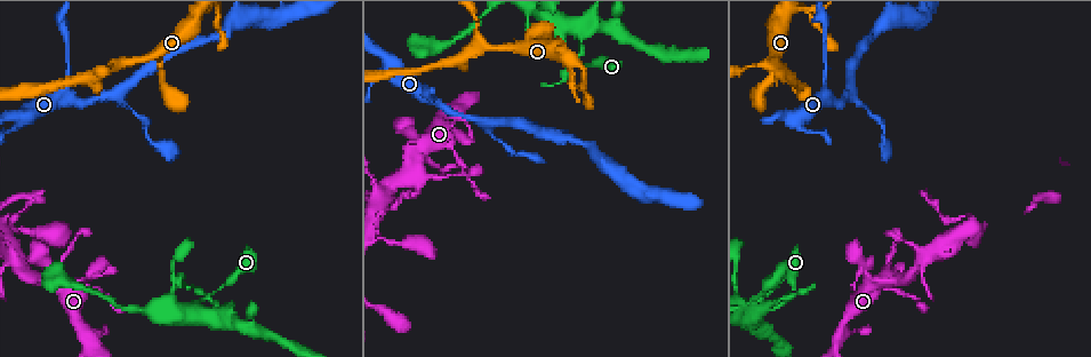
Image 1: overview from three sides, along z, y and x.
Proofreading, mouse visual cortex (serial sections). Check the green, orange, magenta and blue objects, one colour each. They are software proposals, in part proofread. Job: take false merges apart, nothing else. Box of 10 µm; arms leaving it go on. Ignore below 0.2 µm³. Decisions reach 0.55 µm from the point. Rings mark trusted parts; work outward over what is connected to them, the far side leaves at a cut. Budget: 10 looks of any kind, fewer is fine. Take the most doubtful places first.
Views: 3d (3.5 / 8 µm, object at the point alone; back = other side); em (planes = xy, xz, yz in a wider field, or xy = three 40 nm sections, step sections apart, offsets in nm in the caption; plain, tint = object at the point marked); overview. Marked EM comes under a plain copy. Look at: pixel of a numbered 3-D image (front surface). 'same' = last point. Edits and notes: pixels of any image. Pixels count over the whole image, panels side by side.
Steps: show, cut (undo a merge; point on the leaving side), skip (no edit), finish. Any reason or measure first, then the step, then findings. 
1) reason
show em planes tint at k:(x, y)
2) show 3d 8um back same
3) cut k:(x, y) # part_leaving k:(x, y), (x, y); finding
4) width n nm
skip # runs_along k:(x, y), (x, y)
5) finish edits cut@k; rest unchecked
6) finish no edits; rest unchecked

show 3d 3.5um at 1:(485, 48)

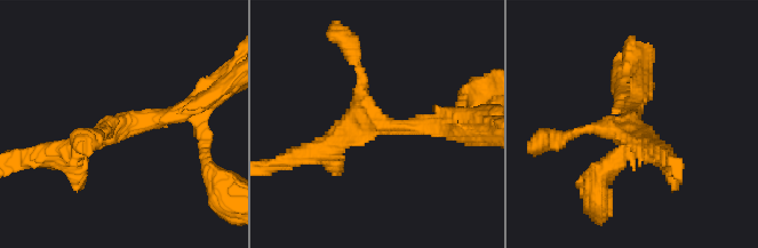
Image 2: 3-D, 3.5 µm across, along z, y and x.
arms 3; arm_widths 150, 250, 300 nm; shape alone is not enough
show em planes tint at 2:(116, 127)

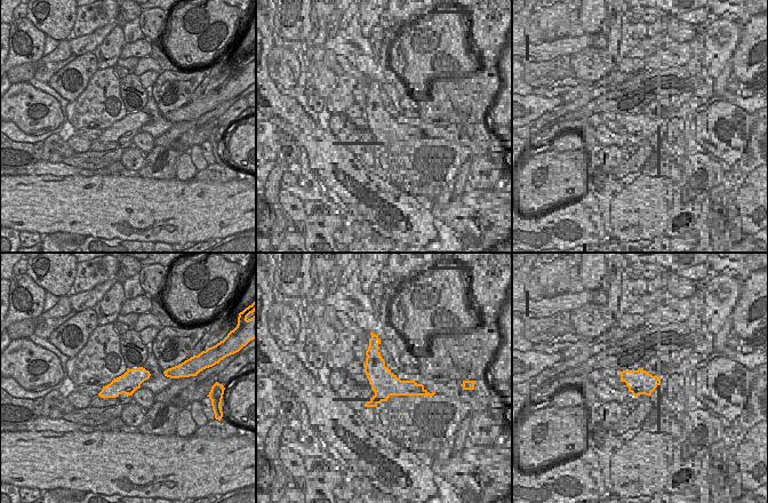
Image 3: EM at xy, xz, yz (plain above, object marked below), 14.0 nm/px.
skip # runs_along 2:(188, 108), (55, 153); one cell here

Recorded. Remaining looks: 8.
show 3d 3.5um at 1:(790, 294)

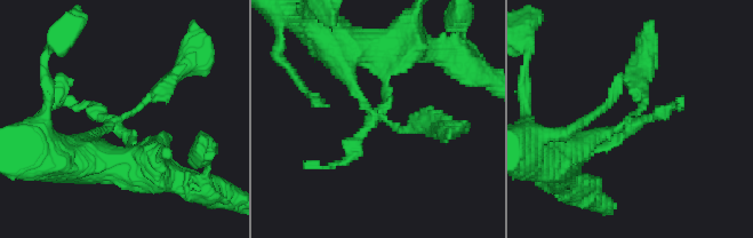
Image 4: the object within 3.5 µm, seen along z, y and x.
need the tissue
show em xy step 2 tint at 4:(125, 112)

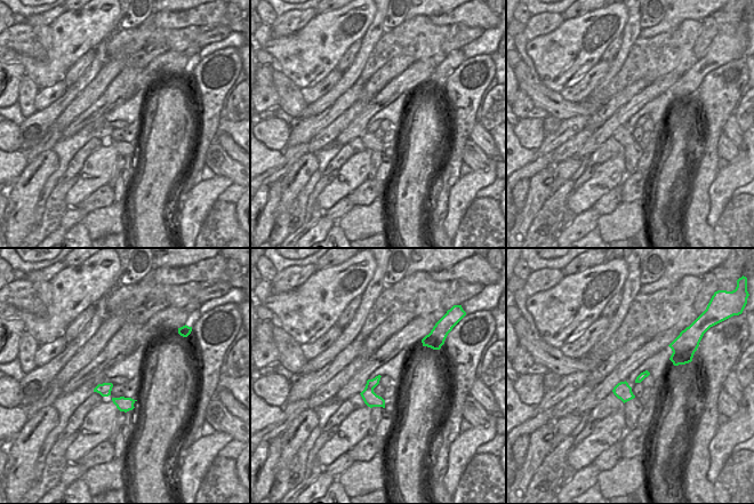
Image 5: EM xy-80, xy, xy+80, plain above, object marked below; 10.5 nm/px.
show em xy step 3 tint same

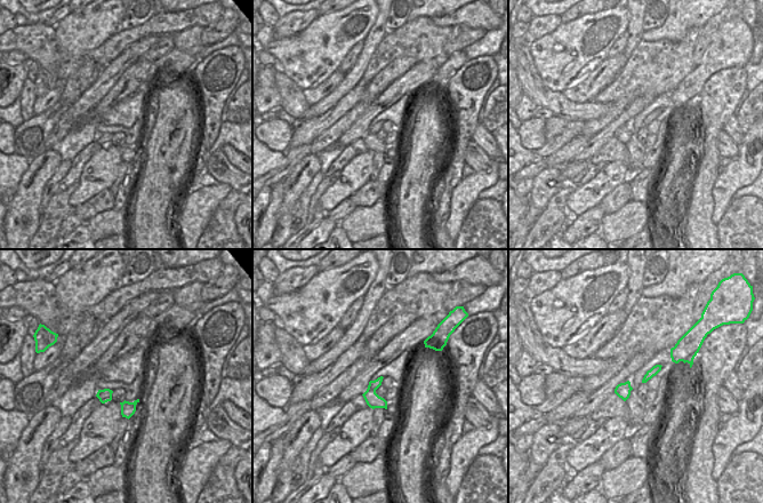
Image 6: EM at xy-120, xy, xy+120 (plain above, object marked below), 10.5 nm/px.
skip # runs_along 4:(184, 65), (86, 147); one cell here

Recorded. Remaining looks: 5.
narrows sharply
show 3d 8um at 1:(22, 268)

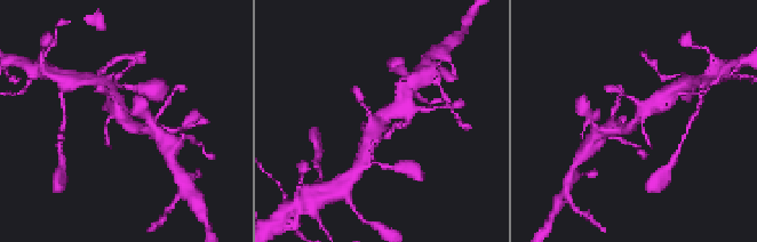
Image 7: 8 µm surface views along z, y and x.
show 3d 3.5um same

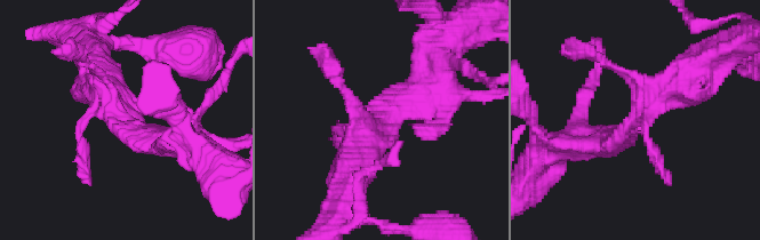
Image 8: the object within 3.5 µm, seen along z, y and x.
arms 4; arm_widths 100, 150, 400, 450 nm; shape alone is not enough
show em planes tint at 8:(381, 118)

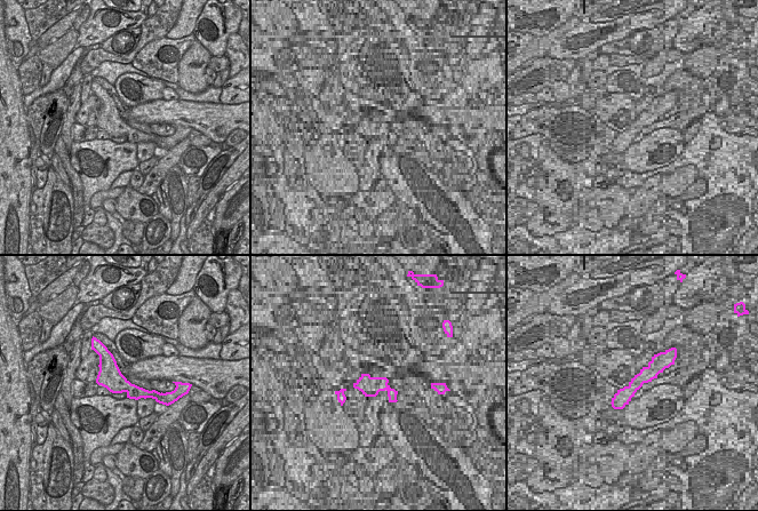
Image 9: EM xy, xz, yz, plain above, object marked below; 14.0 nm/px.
width 320 nm
skip # runs_along 9:(102, 354), (130, 390), (157, 394); all the same cell

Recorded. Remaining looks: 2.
a narrow waist
show 3d 8um at 1:(66, 75)

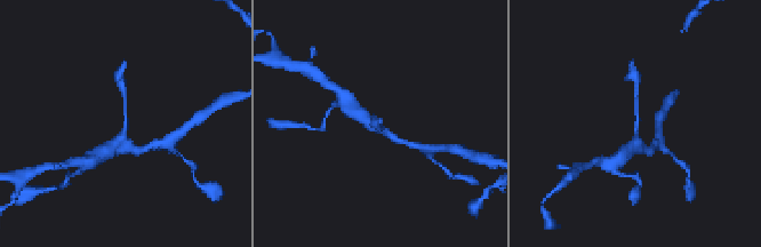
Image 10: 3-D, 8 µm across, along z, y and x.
arm_widths 100, 400 nm
show em xy step 1 tint same

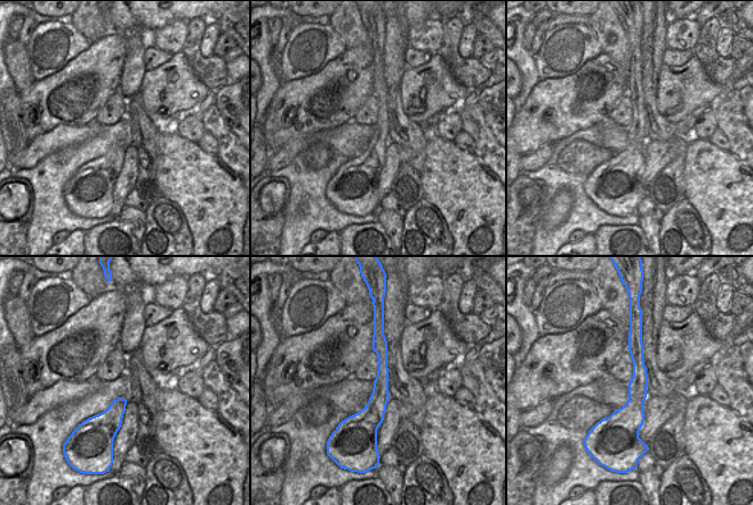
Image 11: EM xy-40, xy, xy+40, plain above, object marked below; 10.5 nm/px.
width 220 nm
skip # runs_along 11:(639, 335), (638, 393), (627, 433); continuous, no second cell

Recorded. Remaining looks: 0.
finish no edits; rest unchecked

